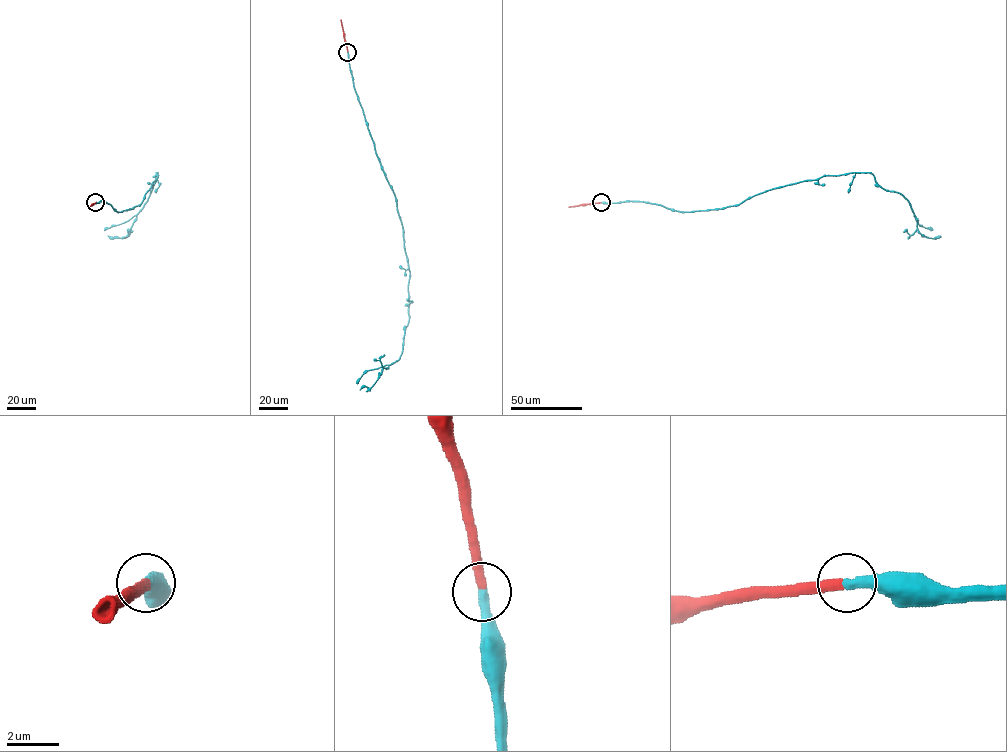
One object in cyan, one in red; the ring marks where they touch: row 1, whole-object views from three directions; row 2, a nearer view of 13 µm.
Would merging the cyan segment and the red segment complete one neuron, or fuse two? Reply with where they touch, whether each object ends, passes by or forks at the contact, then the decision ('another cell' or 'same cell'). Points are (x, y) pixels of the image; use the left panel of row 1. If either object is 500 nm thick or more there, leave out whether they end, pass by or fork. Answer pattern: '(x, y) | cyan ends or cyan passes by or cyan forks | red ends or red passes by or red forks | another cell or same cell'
(95, 202) | cyan ends | red ends | same cell

